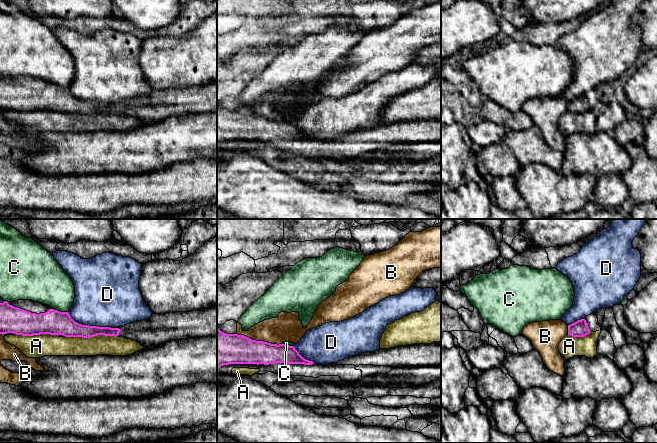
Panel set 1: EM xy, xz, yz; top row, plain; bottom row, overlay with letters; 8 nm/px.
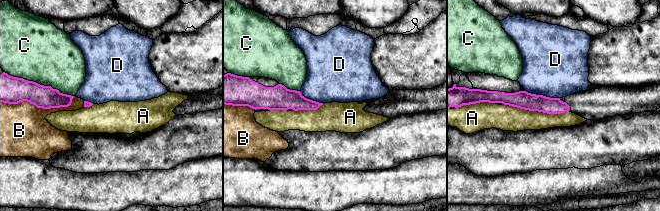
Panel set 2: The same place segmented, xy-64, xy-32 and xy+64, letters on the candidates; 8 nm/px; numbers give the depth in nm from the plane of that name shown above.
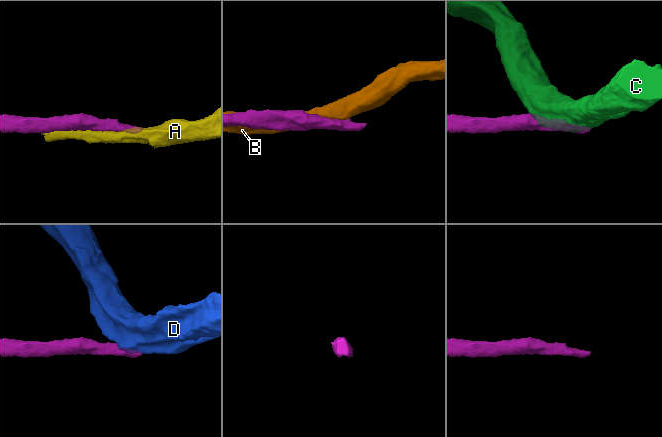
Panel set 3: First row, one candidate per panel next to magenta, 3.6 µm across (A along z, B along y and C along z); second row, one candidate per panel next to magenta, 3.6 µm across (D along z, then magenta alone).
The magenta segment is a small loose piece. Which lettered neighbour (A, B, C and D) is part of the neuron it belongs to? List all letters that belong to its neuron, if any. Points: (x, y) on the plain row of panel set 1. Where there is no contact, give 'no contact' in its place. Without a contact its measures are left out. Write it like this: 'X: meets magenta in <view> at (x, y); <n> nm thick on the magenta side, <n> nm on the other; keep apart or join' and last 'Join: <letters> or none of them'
A: meets magenta in xy at (91, 112); 170 nm thick on the magenta side, 160 nm on the other; keep apart
B: meets magenta in xz at (259, 117); 240 nm thick on the magenta side, 220 nm on the other; keep apart
C: meets magenta in xy at (62, 88); 200 nm thick on the magenta side, 320 nm on the other; keep apart
D: meets magenta in xy at (91, 102); 190 nm thick on the magenta side, 460 nm on the other; keep apart
Join: none of them

